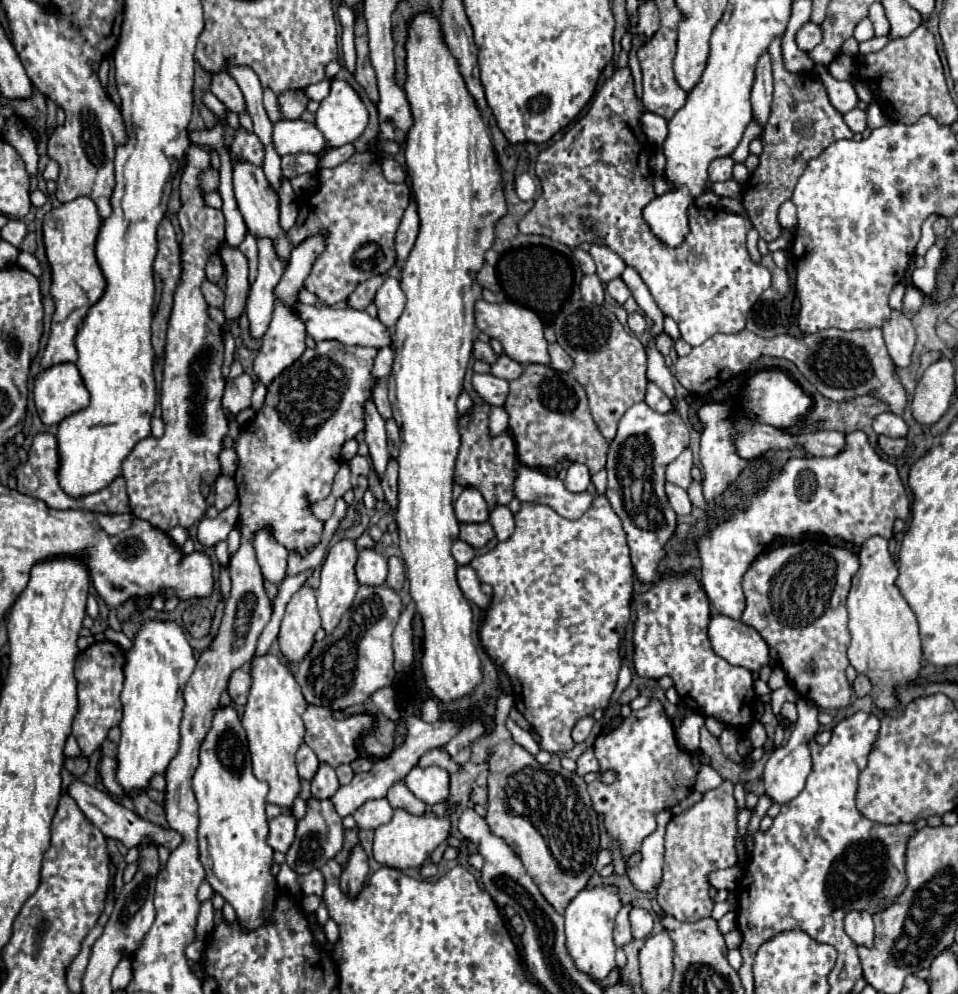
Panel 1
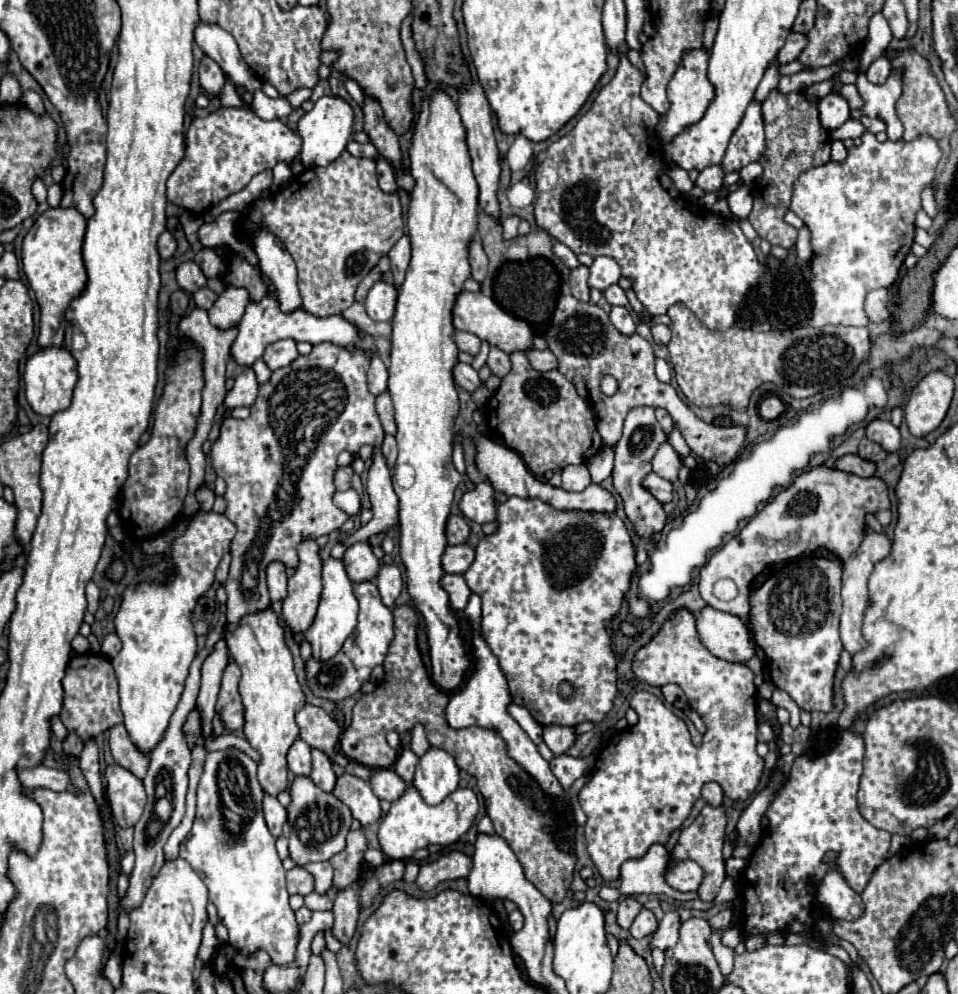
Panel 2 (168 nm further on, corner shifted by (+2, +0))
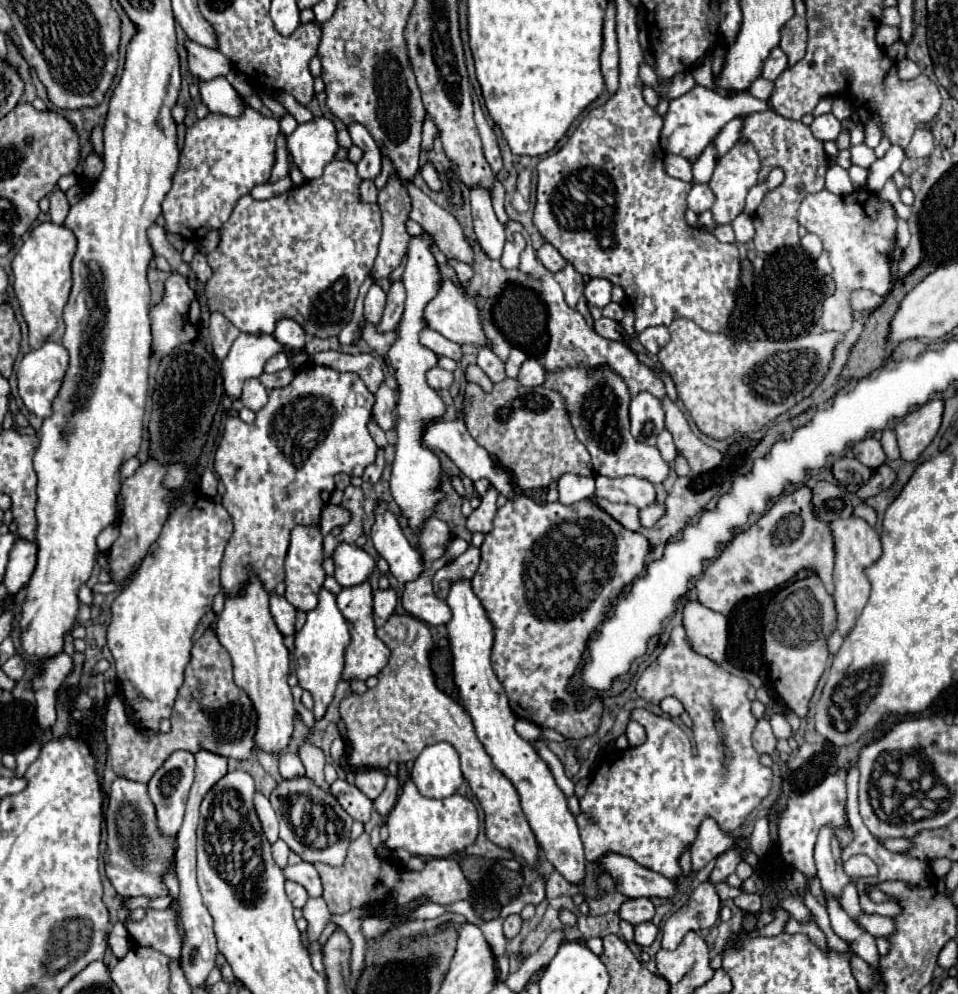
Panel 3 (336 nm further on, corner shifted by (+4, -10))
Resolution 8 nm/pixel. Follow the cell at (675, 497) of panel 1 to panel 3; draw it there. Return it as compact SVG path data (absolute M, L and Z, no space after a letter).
M596 477L596 495L604 497L608 501L616 503L630 503L638 509L648 507L656 503L656 489L652 483L646 479L636 479L636 477L620 477L620 479L610 479L610 477Z

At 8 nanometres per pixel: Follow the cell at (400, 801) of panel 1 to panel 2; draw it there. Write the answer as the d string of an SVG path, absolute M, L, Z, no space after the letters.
M376 769L376 771L372 771L368 783L370 783L374 795L378 799L386 799L386 801L396 801L406 791L406 787L408 787L394 773L394 769Z

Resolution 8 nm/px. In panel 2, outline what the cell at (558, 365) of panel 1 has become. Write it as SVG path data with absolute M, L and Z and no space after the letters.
M530 349L526 353L526 357L530 359L530 365L536 369L536 371L550 371L550 369L556 369L556 357L554 353L550 353L548 349L544 351L536 351L536 349Z

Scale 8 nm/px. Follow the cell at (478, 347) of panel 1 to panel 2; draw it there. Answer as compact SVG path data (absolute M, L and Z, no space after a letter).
M454 331L454 343L458 345L460 351L466 351L466 353L470 353L470 355L474 357L474 355L478 355L482 341L480 341L476 335L472 335L472 333Z

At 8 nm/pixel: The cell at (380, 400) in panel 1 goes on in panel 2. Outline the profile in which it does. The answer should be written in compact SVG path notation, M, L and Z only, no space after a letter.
M370 351L370 369L368 369L368 389L370 393L378 395L386 389L388 385L388 369L384 365L384 361Z

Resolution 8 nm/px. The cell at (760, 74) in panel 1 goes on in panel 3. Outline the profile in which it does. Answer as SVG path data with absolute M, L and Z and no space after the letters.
M738 141L724 157L720 157L720 161L718 161L716 169L714 169L714 175L710 179L710 187L712 187L714 195L716 195L716 201L714 201L714 207L712 207L714 223L718 223L718 225L732 223L732 219L738 213L742 213L746 193L750 191L752 185L756 185L758 173L760 173L760 157L756 155L756 149L752 147L752 143Z

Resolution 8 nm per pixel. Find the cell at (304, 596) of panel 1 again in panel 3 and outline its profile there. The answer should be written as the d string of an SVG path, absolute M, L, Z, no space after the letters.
M304 525L294 527L288 555L286 555L286 593L284 593L284 597L298 611L308 613L318 603L318 591L322 589L322 583L326 579L326 573L322 569L322 561L324 561L324 551L322 551L320 529L318 527L304 527Z

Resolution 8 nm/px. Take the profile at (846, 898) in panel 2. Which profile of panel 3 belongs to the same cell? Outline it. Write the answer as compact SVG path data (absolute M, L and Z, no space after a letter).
M824 827L818 835L816 849L814 849L814 859L816 859L816 869L818 869L818 879L822 883L822 893L824 897L834 897L840 901L842 889L850 883L850 877L842 869L840 861L842 849L838 847L836 835L830 827Z

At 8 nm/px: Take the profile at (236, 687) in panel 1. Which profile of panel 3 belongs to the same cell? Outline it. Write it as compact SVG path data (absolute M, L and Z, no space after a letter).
M208 629L192 647L192 659L184 671L184 685L178 691L174 711L170 715L172 731L158 733L144 739L136 727L128 721L124 713L124 703L120 697L112 697L106 713L106 743L110 751L112 769L118 777L130 781L148 783L156 769L178 749L196 753L198 749L208 749L222 757L248 759L254 749L256 733L256 713L248 695L236 687L232 679L232 661L228 651L220 645L216 635Z

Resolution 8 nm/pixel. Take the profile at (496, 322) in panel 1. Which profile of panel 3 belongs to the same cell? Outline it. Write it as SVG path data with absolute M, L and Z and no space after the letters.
M450 279L442 281L442 289L426 305L424 319L426 319L426 323L428 323L430 329L438 331L440 335L444 335L446 339L450 339L454 343L460 343L460 345L478 345L478 347L484 347L484 345L490 347L492 345L490 339L484 335L484 323L482 323L480 309Z

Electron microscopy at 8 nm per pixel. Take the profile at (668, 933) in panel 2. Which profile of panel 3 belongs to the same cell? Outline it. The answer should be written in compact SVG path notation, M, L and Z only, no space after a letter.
M708 881L700 883L688 901L664 923L662 949L674 951L688 931L710 929L720 915L720 897Z

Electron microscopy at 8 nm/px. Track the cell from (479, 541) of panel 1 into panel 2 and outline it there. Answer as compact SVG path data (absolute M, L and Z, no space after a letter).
M450 515L448 521L446 521L446 539L448 539L448 545L466 543L468 535L470 535L470 527L466 525L464 517Z

